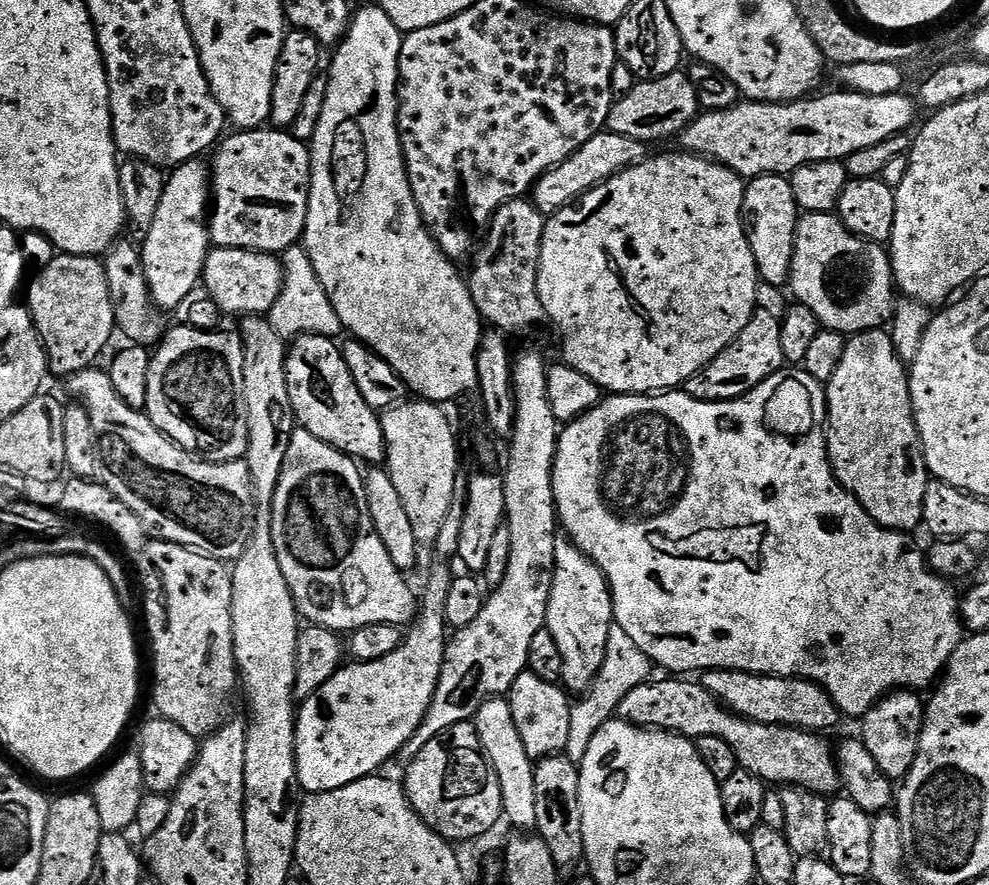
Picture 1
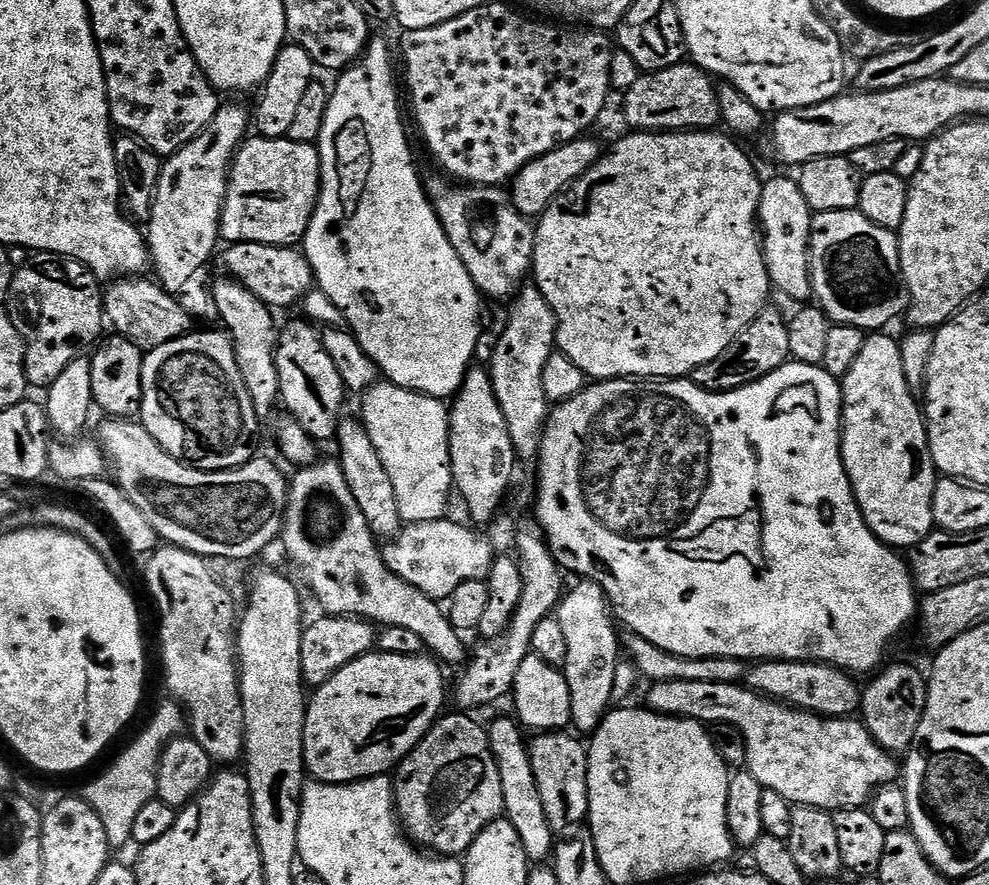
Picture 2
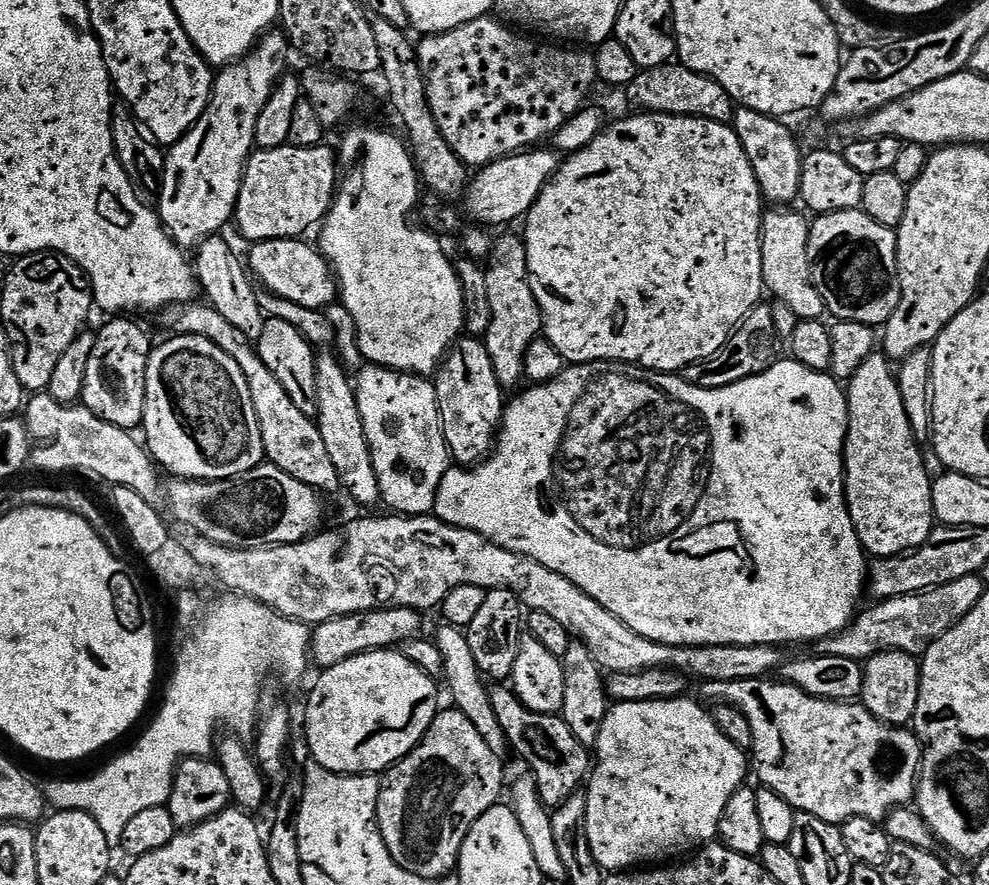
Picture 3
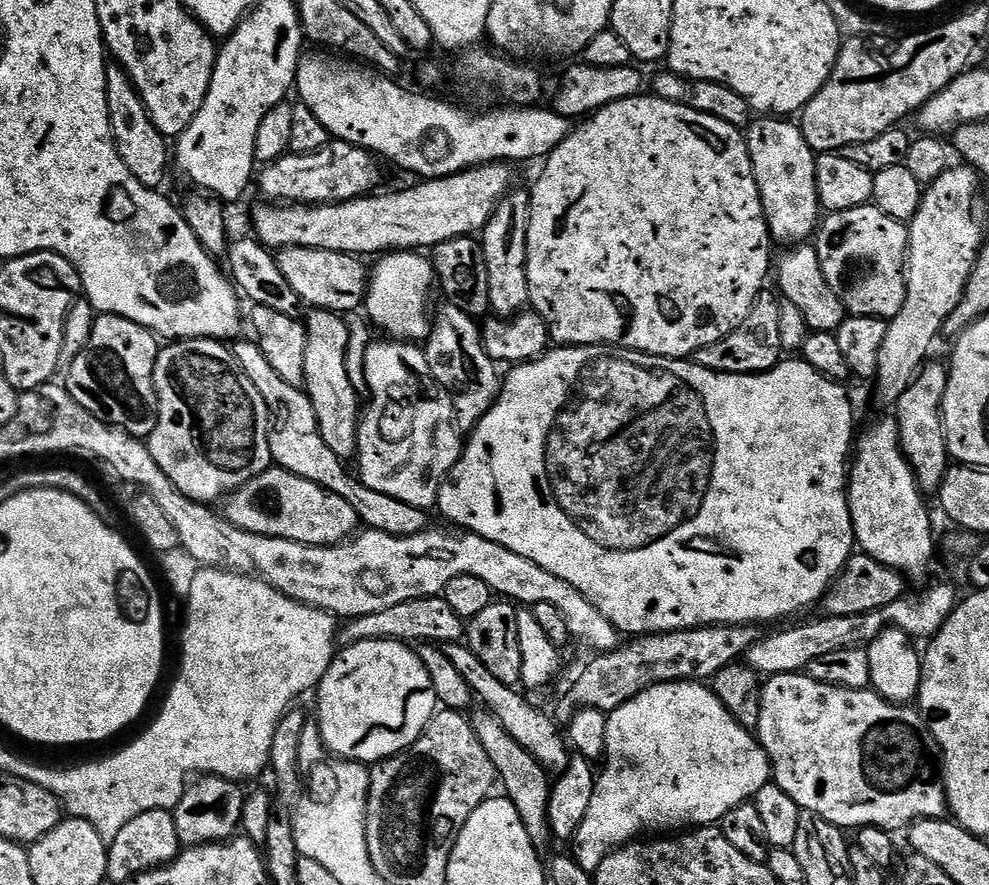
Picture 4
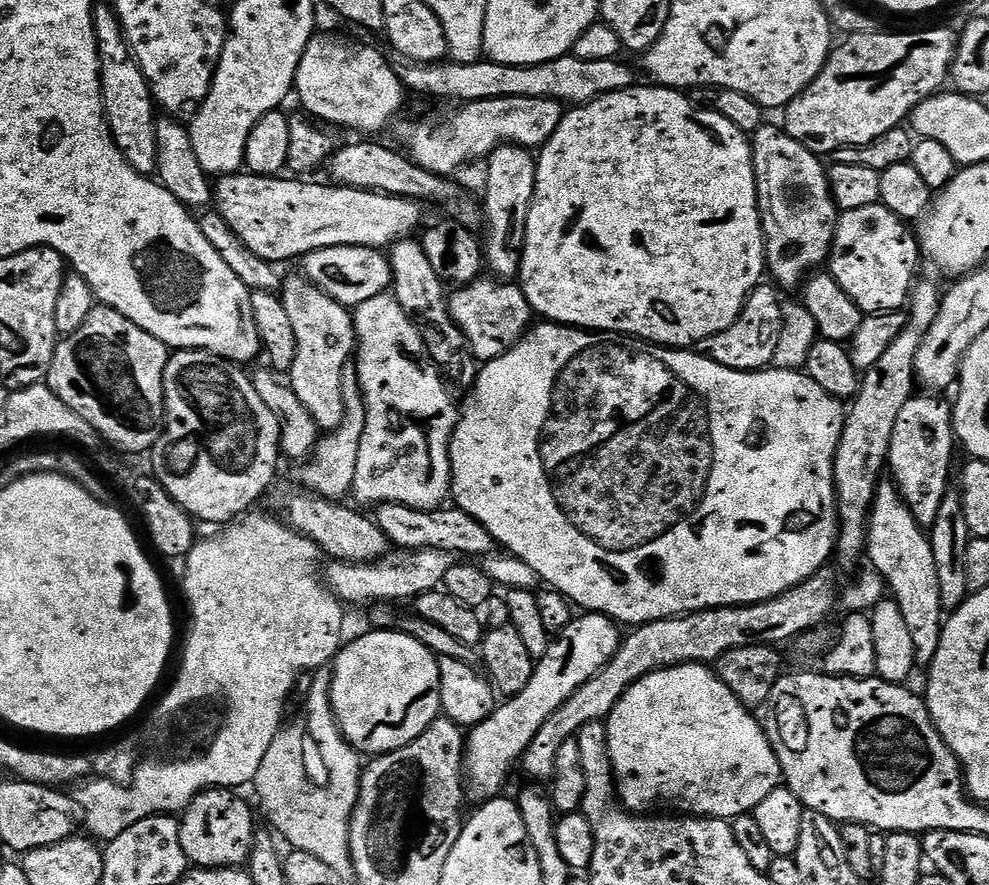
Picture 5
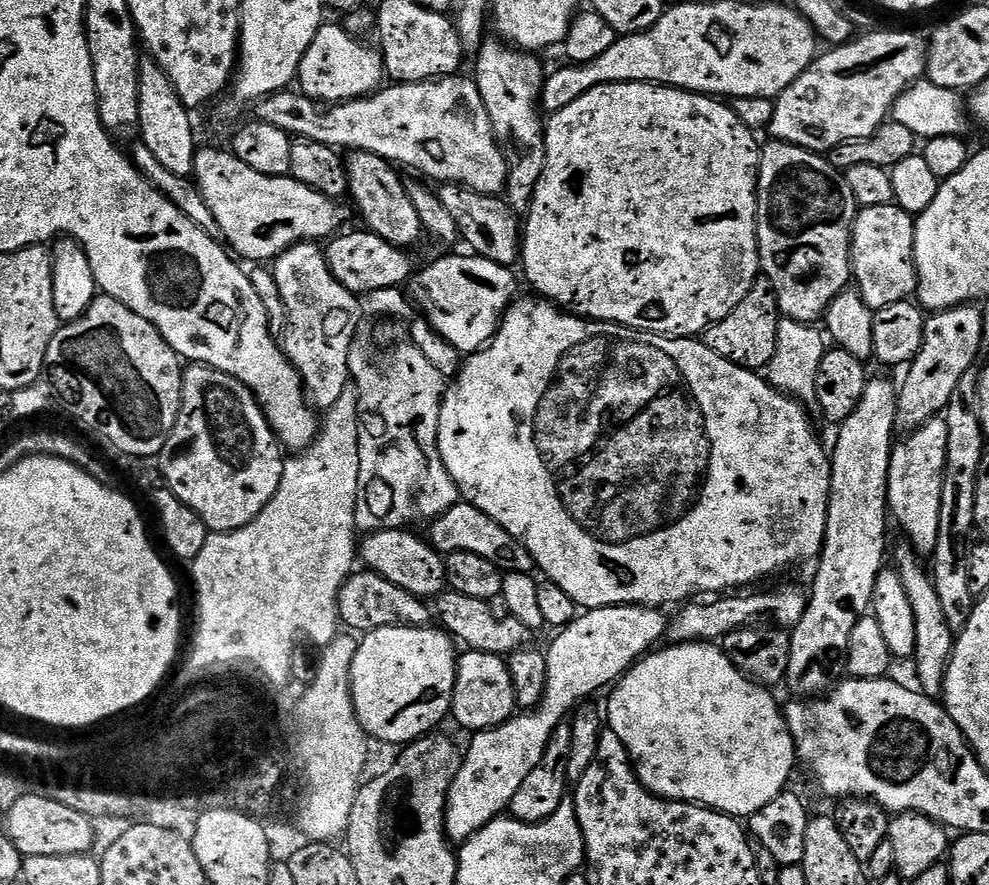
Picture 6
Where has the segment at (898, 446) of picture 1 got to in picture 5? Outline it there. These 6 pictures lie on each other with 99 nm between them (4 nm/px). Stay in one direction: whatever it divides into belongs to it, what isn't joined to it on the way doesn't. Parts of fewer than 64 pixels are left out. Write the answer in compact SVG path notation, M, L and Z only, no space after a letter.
M881 483L876 493L876 501L872 504L872 511L868 517L866 556L872 559L871 567L883 578L891 599L895 600L896 605L902 610L902 618L906 618L906 626L910 626L917 665L931 665L934 654L938 654L938 642L942 642L942 630L946 619L938 586L938 566L934 566L934 550L929 533L916 521L895 483Z

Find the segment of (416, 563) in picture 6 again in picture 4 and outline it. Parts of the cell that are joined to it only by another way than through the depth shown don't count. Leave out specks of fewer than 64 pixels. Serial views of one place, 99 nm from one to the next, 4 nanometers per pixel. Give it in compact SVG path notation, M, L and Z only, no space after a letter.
M275 466L227 497L222 504L222 516L250 534L317 546L343 544L362 524L353 506L338 494Z

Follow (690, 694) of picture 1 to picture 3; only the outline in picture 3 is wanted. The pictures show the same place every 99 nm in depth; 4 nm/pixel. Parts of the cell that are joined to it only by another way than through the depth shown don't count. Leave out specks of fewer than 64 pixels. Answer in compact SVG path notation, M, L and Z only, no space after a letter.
M776 678L708 682L703 685L705 701L716 700L712 702L737 708L746 722L750 722L750 760L754 765L754 776L760 779L763 787L786 798L797 812L809 812L827 824L837 826L850 818L883 822L895 808L913 803L922 759L922 745L915 731L904 726L883 724L870 714L863 703L823 700L806 694L798 686L772 679Z

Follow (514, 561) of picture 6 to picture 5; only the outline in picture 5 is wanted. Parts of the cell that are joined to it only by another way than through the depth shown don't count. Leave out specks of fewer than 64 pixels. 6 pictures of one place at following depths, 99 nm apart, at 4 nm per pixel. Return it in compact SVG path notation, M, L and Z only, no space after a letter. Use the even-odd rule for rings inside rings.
M382 504L377 507L376 521L389 543L407 551L438 549L453 556L464 554L466 558L484 558L496 548L496 541L487 528L472 515L455 506L439 509L420 509L401 504ZM449 507L449 508L448 508ZM480 556L480 557L476 557Z

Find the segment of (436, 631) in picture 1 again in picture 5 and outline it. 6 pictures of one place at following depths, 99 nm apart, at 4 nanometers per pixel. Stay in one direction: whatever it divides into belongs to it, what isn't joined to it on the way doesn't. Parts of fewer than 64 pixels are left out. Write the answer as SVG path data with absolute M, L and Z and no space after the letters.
M368 630L365 636L360 636L357 640L351 640L352 639L349 639L347 643L341 647L340 651L337 652L336 659L330 668L330 671L332 671L332 676L330 675L330 712L334 717L335 723L338 725L339 732L341 732L345 740L347 740L357 752L368 758L385 756L387 752L393 752L394 750L404 748L406 745L415 742L441 715L440 662L437 656L434 655L425 644L418 642L418 638L406 634L403 630Z

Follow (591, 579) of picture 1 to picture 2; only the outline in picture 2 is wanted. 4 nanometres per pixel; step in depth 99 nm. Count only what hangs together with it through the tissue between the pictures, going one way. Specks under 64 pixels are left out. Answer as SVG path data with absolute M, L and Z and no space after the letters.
M581 579L576 583L580 584L563 593L554 615L566 638L566 662L562 671L570 688L571 727L577 728L577 733L591 734L609 711L608 702L614 698L614 674L621 656L612 630L614 616L608 597L593 580Z

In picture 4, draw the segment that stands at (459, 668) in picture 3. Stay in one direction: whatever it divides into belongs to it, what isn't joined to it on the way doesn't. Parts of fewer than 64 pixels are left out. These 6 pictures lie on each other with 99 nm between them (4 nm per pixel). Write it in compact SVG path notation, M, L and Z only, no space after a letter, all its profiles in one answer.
M487 710L479 711L471 713L470 716L474 734L478 734L478 742L482 742L482 750L486 750L486 754L490 754L494 762L494 770L502 785L503 795L508 797L514 810L518 810L522 826L526 826L529 845L536 850L544 848L548 840L553 839L552 830L548 826L548 807L553 786L550 772L540 764L538 758L530 750L524 749L507 733L496 716Z

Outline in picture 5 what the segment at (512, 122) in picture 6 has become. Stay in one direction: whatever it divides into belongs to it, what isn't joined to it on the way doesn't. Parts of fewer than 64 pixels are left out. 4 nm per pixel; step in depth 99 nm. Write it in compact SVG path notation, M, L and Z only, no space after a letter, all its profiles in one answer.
M501 144L486 158L488 164L488 185L484 188L484 214L488 218L488 240L486 236L486 264L496 278L516 278L520 275L520 263L526 242L526 222L536 189L537 157L529 149L518 148L515 144Z

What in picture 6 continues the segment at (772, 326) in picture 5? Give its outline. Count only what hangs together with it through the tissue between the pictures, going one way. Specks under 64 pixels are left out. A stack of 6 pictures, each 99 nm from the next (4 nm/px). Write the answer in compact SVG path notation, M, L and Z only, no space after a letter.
M757 279L752 289L722 318L722 322L712 325L707 332L703 333L702 342L714 354L726 358L743 368L753 370L767 369L768 363L774 358L776 339L778 338L778 326L782 319L782 313L776 301L776 291L767 279Z

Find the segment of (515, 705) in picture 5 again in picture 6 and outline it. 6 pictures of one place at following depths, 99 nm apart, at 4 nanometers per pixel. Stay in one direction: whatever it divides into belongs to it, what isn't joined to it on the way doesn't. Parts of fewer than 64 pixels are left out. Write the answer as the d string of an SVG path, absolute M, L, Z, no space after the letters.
M619 604L613 608L589 608L583 614L577 615L574 622L559 629L557 636L560 637L546 648L548 658L546 690L538 707L535 710L524 710L514 714L497 728L486 728L471 737L468 752L466 748L460 768L448 791L444 830L448 834L449 841L466 841L478 830L485 828L490 821L497 819L509 807L515 791L522 786L522 782L526 782L529 774L538 766L538 762L542 762L553 730L559 724L565 723L569 713L581 702L587 701L584 700L587 696L594 695L599 688L607 689L615 685L637 660L649 650L655 649L665 639L670 620L667 615L664 617L660 612L663 611L659 607L649 607L646 604Z

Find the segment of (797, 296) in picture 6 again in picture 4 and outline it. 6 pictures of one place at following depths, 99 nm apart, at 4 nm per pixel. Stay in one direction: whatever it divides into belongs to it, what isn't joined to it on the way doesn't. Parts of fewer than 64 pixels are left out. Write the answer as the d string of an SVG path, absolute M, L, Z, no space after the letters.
M756 118L746 129L746 139L773 241L788 244L784 246L811 241L822 223L816 181L817 153L806 142L799 123L788 118Z

